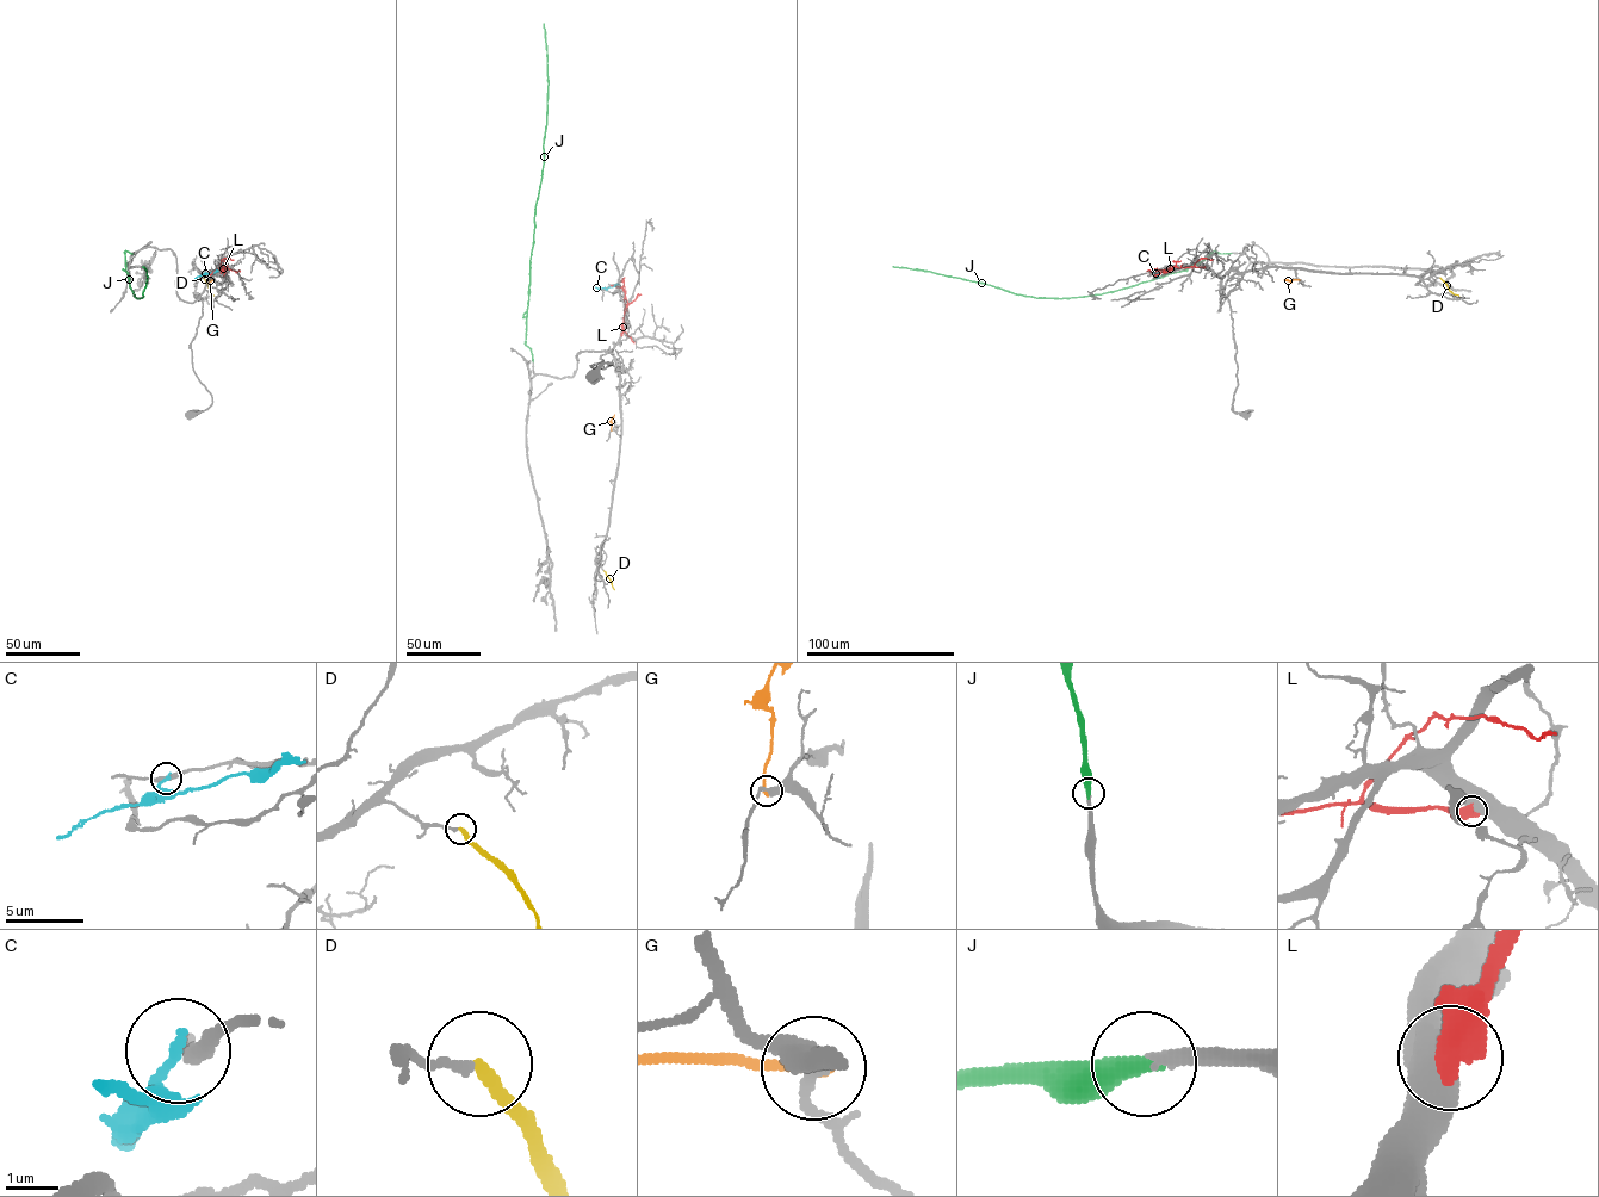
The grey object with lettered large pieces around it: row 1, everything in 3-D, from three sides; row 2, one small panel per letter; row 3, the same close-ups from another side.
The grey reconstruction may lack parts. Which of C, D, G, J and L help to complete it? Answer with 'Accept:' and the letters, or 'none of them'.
Accept: D, J

